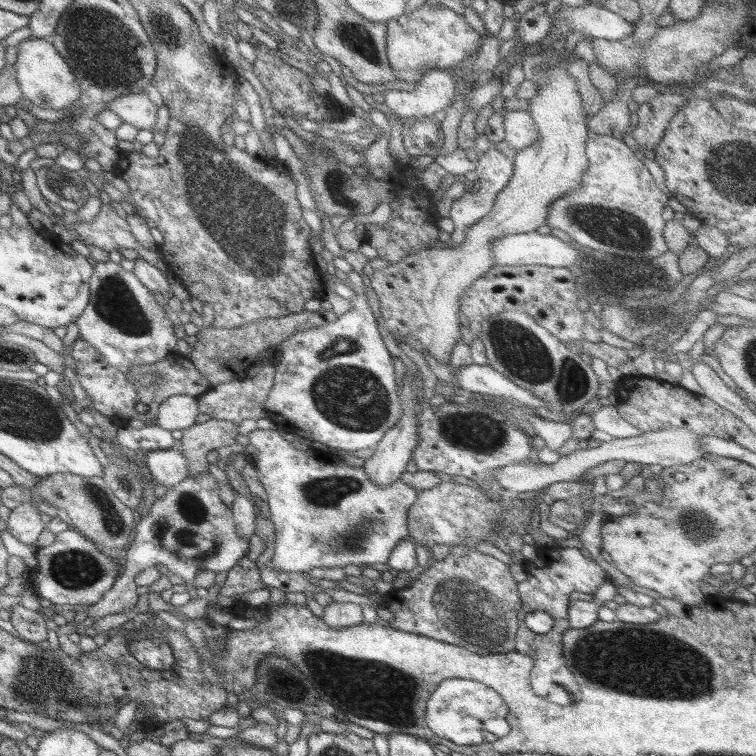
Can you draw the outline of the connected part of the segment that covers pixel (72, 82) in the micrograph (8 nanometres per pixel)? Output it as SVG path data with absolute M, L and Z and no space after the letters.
M26 37L17 44L18 55L15 62L16 80L22 94L22 100L28 100L43 109L68 110L77 106L80 98L80 85L67 60L55 49L47 38Z

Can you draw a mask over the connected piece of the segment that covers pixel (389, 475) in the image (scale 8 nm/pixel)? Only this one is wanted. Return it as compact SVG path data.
M406 372L406 381L402 387L398 387L399 399L401 406L400 420L377 442L374 446L374 453L368 459L364 461L362 468L367 473L367 477L379 486L388 486L397 480L403 478L403 474L406 472L406 464L410 462L413 457L413 450L417 448L416 435L418 428L416 426L416 419L414 414L414 405L416 398L414 395L414 383L412 379L414 376L410 372Z

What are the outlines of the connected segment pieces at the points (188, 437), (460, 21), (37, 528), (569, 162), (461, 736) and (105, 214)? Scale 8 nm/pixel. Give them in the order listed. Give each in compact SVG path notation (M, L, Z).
M209 419L204 423L194 423L183 430L180 450L187 460L189 476L199 476L208 471L206 454L221 446L235 442L238 424L227 420Z
M426 3L412 13L405 13L386 22L386 52L396 79L418 83L426 70L458 68L462 60L473 57L483 41L480 34L470 27L463 15L457 14L441 3L432 8Z
M26 498L23 502L17 503L17 507L11 511L2 527L6 528L21 544L31 545L34 548L34 543L46 525L40 519L38 507L31 504L31 500Z
M552 62L542 67L546 74L546 81L538 85L538 93L532 97L526 111L534 120L534 126L540 138L538 142L532 144L532 147L528 146L516 151L516 157L512 161L512 166L514 166L512 179L496 195L496 200L488 215L468 228L464 243L445 249L430 247L413 255L406 255L386 269L375 270L368 280L380 302L380 316L377 318L380 328L384 328L395 340L402 340L409 344L410 348L416 350L418 354L430 352L438 362L449 364L453 347L461 341L461 323L458 319L461 296L465 288L468 288L478 278L482 278L482 275L493 267L491 248L494 241L508 235L530 233L546 225L551 204L581 186L582 173L588 169L588 158L584 156L588 132L587 120L584 119L581 95L575 80L566 70L567 63Z
M451 678L443 680L429 697L425 706L425 724L442 740L449 740L452 747L461 747L471 744L482 744L486 741L497 741L509 733L508 708L502 701L499 693L485 684L466 679Z
M103 204L92 222L71 222L70 228L76 231L87 246L98 246L106 252L116 248L135 248L137 242L127 220L118 216L111 205Z

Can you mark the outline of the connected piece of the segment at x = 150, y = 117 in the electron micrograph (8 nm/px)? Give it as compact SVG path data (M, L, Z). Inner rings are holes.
M146 92L128 94L108 103L106 110L117 115L122 122L137 130L152 131L156 125L158 106L150 101Z

